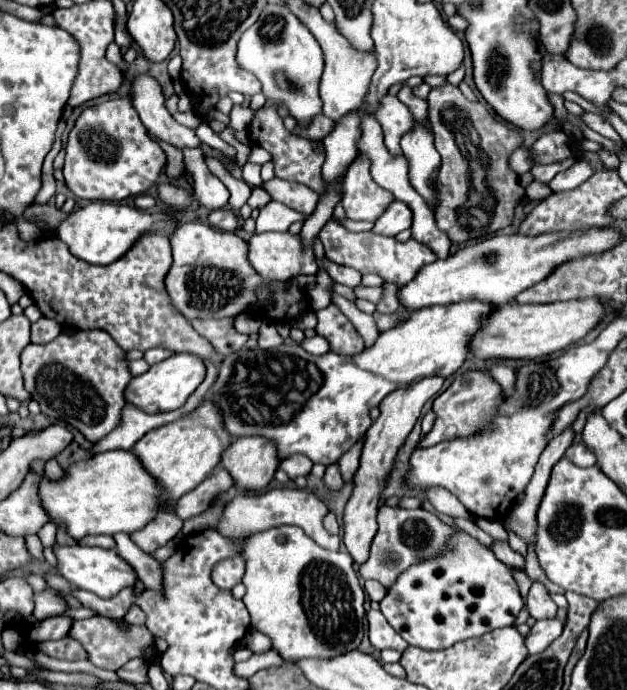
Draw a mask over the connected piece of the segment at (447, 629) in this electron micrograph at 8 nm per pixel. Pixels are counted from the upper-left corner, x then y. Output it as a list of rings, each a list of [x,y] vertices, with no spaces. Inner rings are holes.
[[[455,532],[447,552],[441,558],[431,558],[407,568],[397,578],[397,582],[387,590],[387,596],[381,600],[381,612],[387,618],[387,622],[411,646],[417,646],[423,650],[449,648],[461,640],[487,634],[489,630],[511,626],[517,614],[521,612],[521,608],[523,608],[523,598],[517,590],[517,584],[511,576],[509,566],[497,560],[489,548],[485,548],[481,542],[477,542],[465,532]]]

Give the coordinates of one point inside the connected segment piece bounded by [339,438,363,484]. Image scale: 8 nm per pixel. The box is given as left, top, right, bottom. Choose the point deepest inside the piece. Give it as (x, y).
(348, 463)

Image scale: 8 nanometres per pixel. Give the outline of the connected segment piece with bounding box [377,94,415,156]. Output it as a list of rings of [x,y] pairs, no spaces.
[[[387,94],[377,108],[377,120],[385,134],[385,146],[393,156],[401,156],[401,138],[415,126],[415,118],[409,114],[409,108],[397,98]]]

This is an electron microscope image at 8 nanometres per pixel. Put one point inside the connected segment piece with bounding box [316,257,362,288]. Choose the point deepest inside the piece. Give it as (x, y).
(347, 276)

